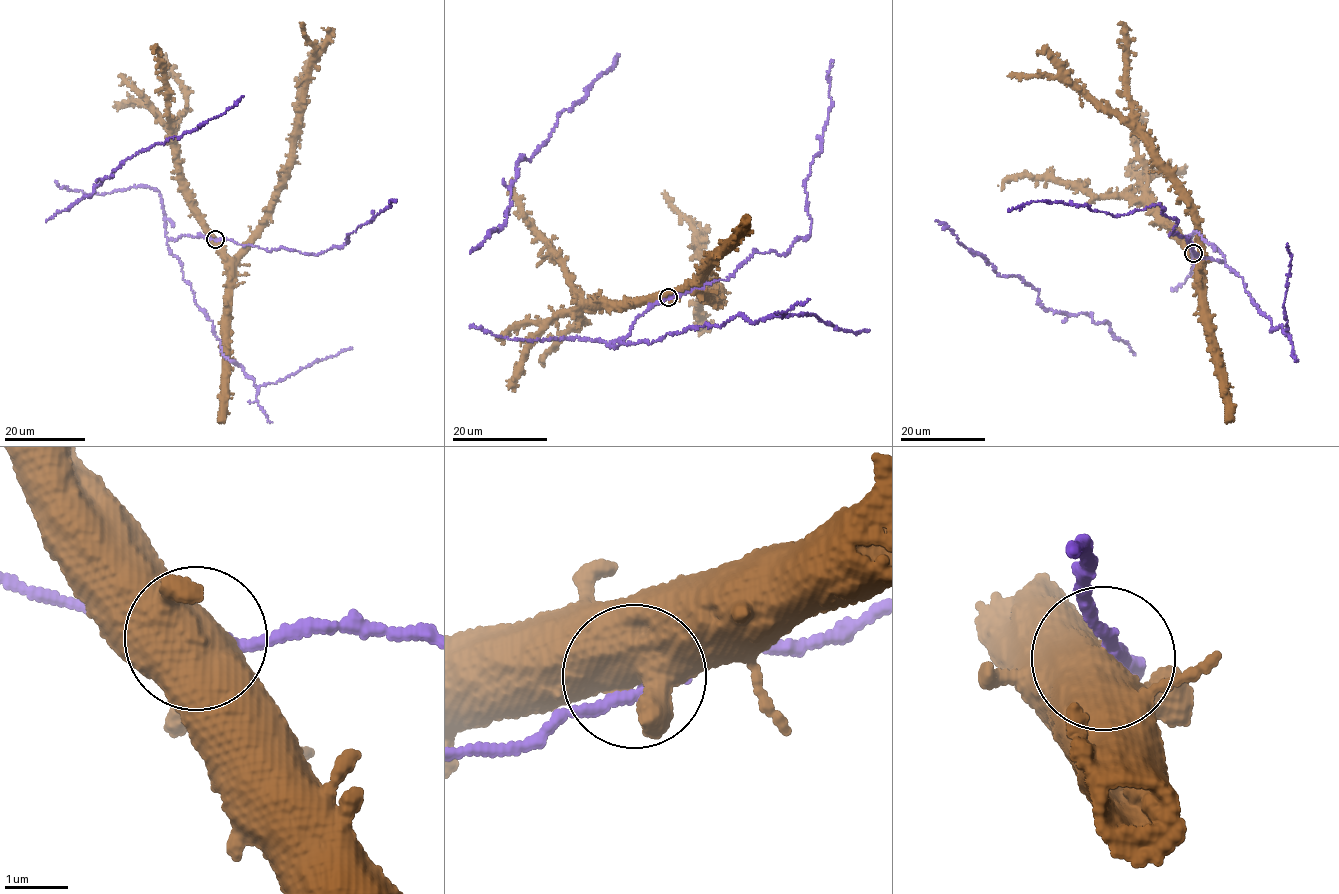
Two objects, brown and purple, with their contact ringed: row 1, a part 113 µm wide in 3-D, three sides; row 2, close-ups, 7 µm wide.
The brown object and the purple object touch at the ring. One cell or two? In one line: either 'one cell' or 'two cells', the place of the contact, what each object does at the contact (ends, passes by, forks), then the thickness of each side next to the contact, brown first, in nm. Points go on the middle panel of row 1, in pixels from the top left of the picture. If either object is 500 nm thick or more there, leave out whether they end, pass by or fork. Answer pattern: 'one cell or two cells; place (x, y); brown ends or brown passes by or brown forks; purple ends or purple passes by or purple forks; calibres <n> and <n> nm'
two cells; place (668, 297); calibres 550 and 160 nm

